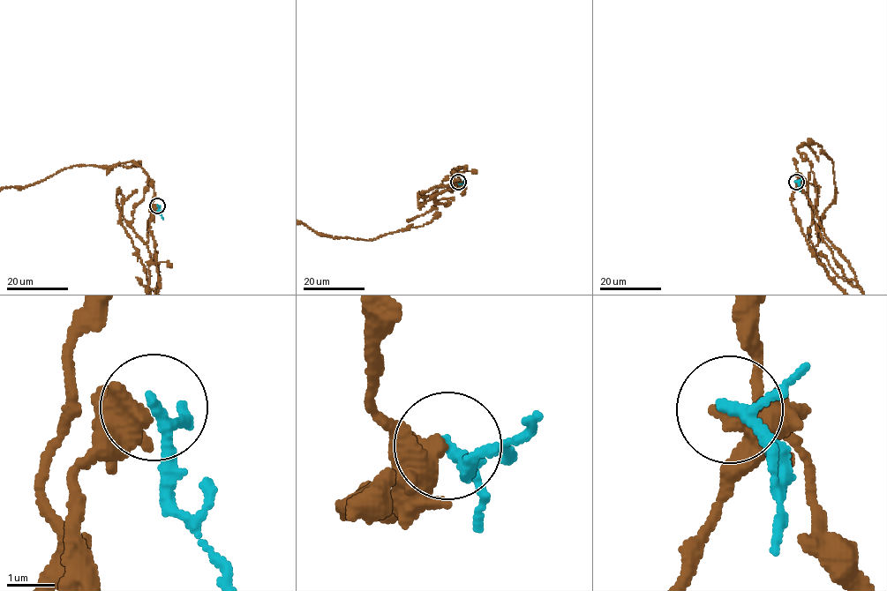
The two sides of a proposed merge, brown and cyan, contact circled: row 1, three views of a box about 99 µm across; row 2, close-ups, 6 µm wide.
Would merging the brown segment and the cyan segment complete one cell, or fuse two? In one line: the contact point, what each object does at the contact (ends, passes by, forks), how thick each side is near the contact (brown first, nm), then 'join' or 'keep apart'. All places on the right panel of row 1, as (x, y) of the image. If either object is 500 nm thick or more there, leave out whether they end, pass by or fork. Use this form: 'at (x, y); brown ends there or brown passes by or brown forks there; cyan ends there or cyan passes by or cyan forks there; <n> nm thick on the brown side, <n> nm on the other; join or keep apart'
at (796, 182); 650 nm thick on the brown side, 190 nm on the other; keep apart

